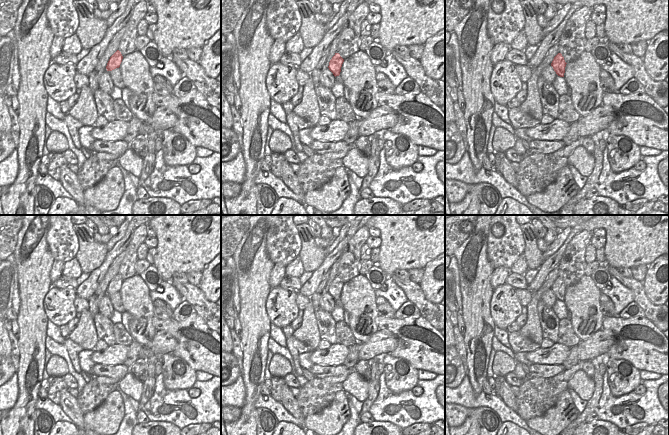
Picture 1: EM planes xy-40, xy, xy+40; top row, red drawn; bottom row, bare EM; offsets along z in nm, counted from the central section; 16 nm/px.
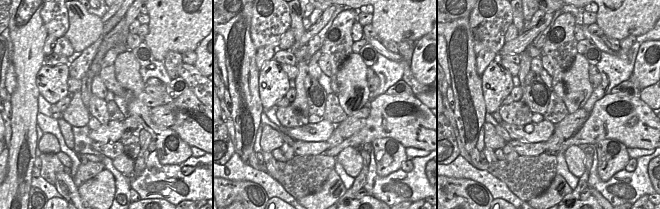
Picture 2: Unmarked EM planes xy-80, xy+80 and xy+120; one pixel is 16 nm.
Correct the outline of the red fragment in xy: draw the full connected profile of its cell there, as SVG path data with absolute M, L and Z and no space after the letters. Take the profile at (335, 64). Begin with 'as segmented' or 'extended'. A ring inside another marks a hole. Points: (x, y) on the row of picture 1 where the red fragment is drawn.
as segmented; M335 53L335 55L330 60L328 68L335 77L340 75L343 62L344 59L340 56L339 53Z

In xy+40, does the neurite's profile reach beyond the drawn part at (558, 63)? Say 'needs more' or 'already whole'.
already whole

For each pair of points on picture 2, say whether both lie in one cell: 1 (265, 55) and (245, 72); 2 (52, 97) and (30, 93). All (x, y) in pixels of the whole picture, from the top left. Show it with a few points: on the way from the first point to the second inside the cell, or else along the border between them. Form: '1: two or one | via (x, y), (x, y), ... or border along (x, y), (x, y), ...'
1: two | border along (256, 49), (255, 65), (259, 70)
2: two | border along (39, 70), (36, 75), (36, 87), (40, 94)

